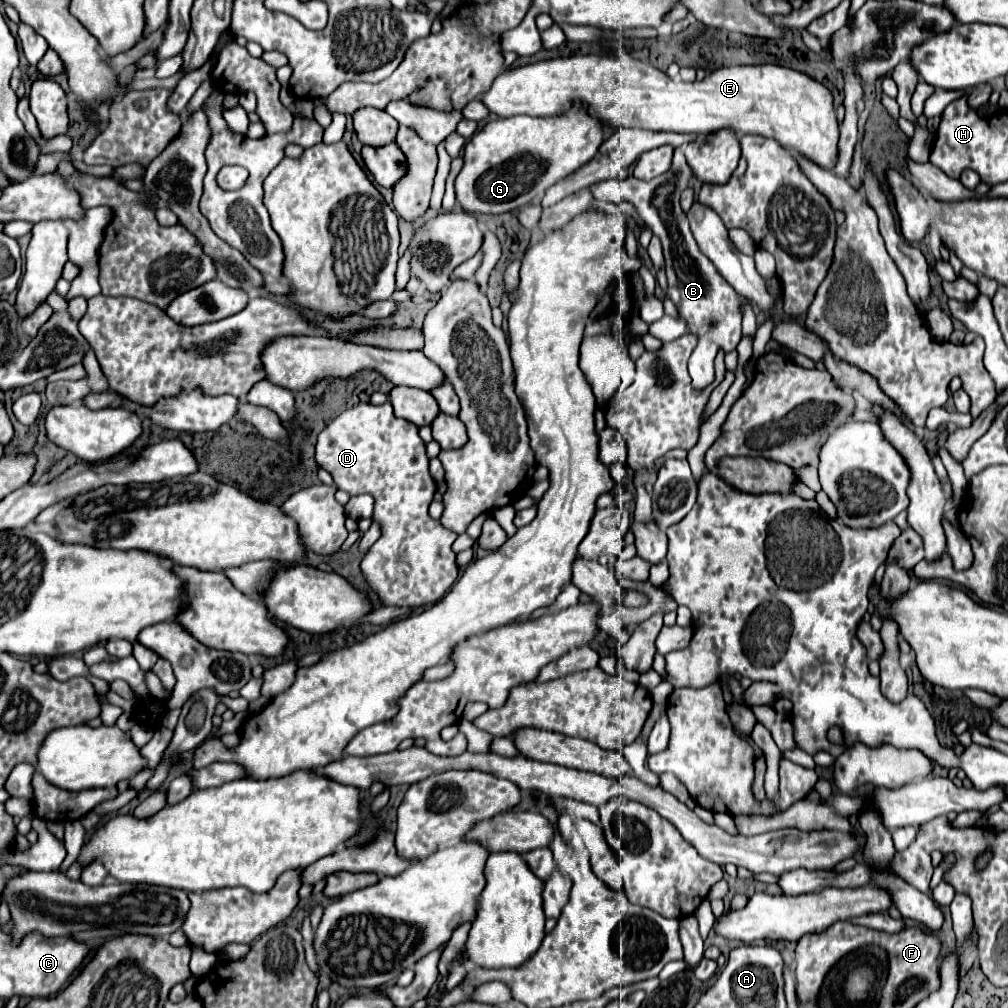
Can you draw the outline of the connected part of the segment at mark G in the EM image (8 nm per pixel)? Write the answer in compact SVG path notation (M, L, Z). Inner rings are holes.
M574 102L566 112L558 116L510 116L492 120L482 130L478 130L464 146L464 166L456 176L456 198L466 212L502 214L516 210L524 204L530 204L534 198L540 198L552 184L590 162L596 156L604 138L606 126L592 114L588 114L586 104L582 102Z

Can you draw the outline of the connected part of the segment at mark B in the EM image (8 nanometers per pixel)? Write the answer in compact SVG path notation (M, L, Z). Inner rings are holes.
M676 148L672 168L666 174L658 176L658 180L642 182L630 176L628 180L622 182L602 180L592 184L590 188L592 188L592 196L596 196L598 202L632 204L640 220L648 224L652 232L660 238L664 262L666 262L666 278L668 278L668 288L664 296L676 304L678 314L686 320L688 332L698 338L698 344L688 362L688 372L692 376L692 386L704 388L714 380L716 352L718 350L730 352L738 346L742 338L742 306L748 304L750 300L736 294L736 290L720 276L720 272L716 272L714 264L700 252L696 240L692 238L688 216L680 208L680 194L682 190L686 190L690 178L692 178L692 170L686 164L682 150Z

